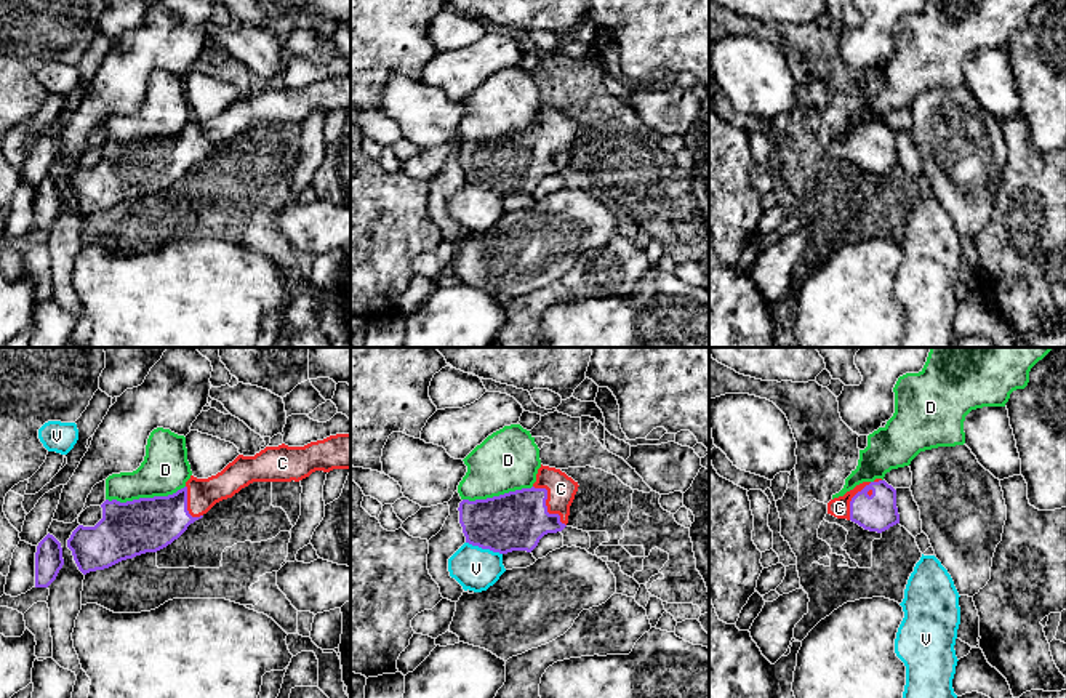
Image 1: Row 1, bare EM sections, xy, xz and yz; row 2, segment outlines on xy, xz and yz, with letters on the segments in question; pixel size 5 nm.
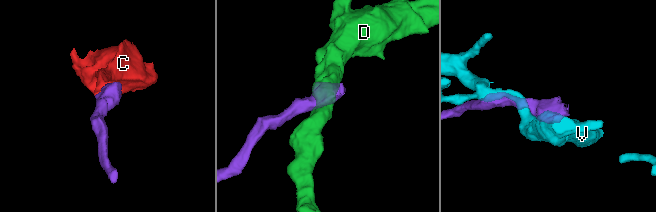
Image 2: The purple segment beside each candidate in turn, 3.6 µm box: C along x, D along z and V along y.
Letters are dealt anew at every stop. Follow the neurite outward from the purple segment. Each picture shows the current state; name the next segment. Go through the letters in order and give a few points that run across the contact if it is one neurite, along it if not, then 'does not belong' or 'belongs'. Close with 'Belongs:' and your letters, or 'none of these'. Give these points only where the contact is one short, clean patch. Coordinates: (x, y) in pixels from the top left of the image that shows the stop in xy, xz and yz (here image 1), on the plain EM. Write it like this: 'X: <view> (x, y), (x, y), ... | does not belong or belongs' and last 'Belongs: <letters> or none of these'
C: xz (516, 162), (538, 152), (545, 146), (561, 130) | belongs
D: does not belong
V: xz (466, 183), (501, 196) | does not belong
Belongs: C

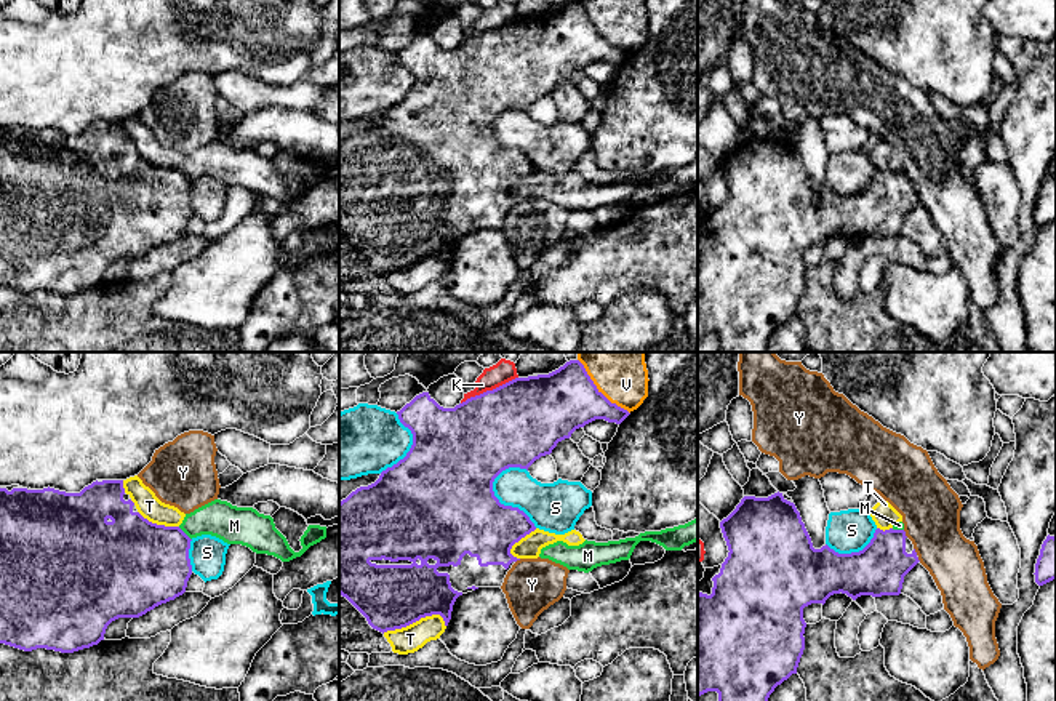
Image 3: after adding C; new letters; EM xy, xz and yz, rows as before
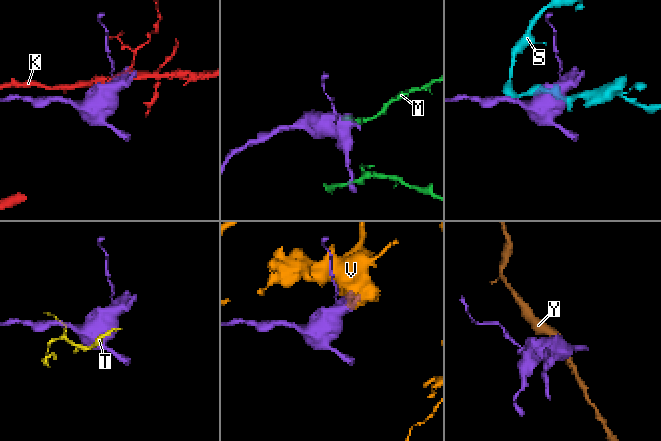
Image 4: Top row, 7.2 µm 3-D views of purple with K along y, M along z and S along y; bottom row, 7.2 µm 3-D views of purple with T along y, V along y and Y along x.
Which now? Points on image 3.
K: does not belong
M: xy (178, 168), (191, 181) | does not belong
S: does not belong
T: does not belong
V: does not belong
Y: yz (903, 172), (908, 178) | does not belong
Belongs: none of these

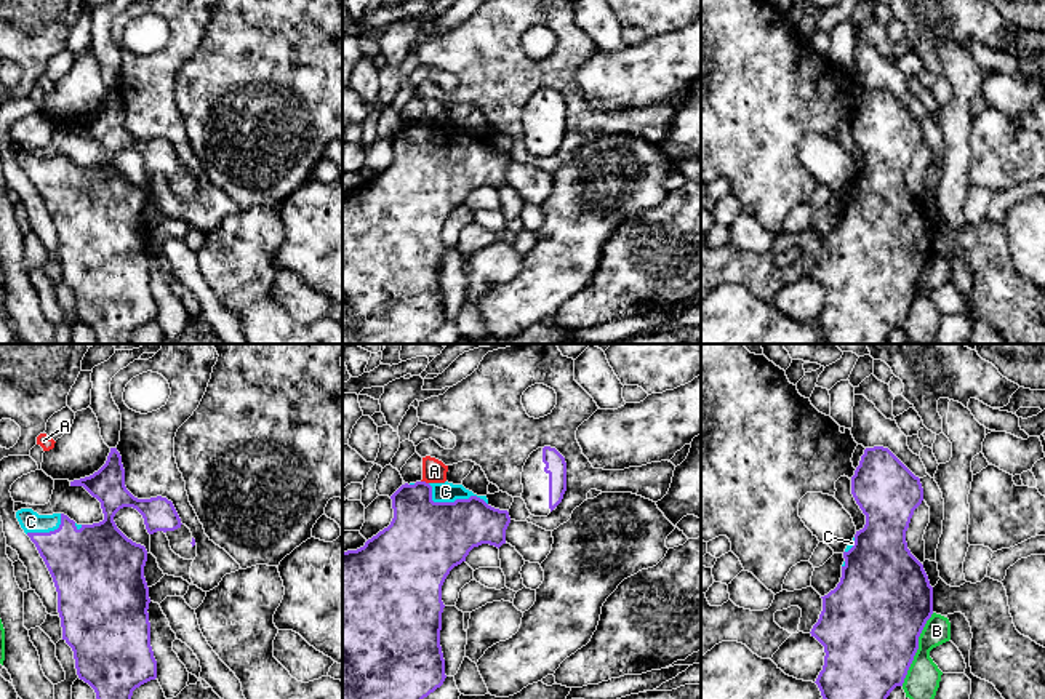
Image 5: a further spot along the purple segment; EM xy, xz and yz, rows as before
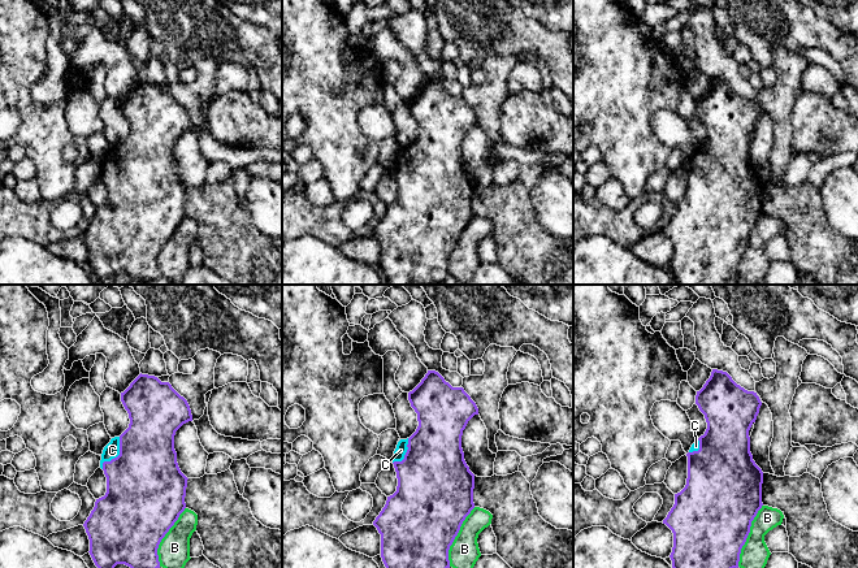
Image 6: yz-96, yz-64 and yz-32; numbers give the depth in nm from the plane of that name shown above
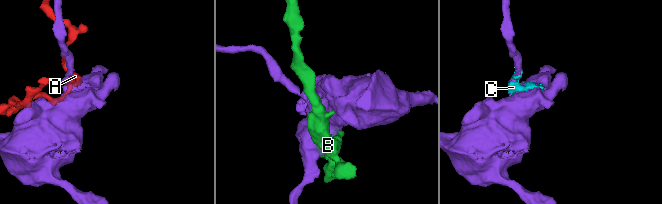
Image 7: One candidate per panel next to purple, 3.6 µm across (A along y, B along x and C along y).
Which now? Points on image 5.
A: does not belong
B: does not belong
C: belongs
Belongs: C

